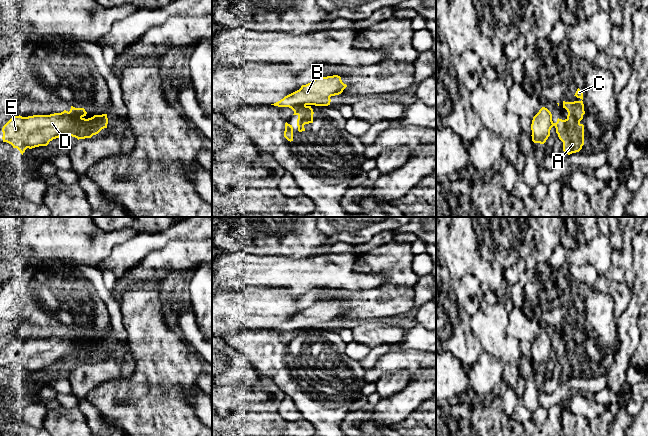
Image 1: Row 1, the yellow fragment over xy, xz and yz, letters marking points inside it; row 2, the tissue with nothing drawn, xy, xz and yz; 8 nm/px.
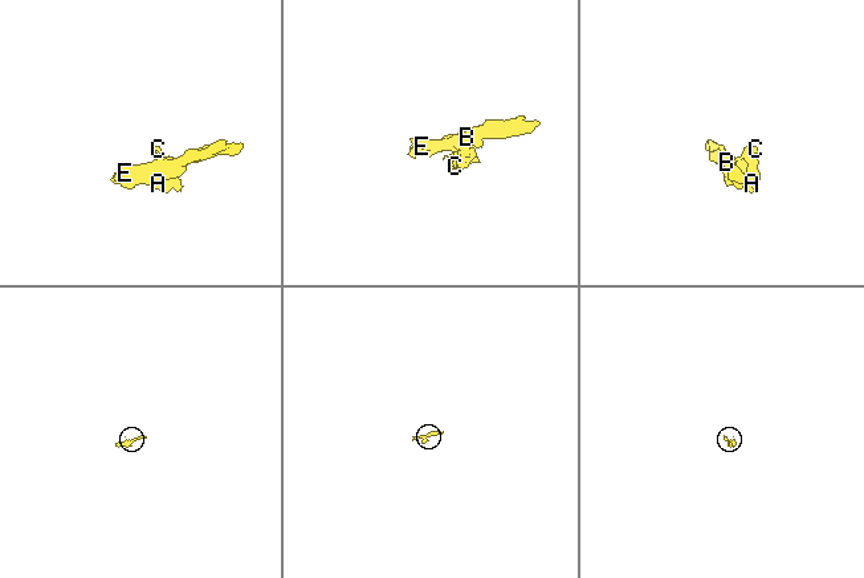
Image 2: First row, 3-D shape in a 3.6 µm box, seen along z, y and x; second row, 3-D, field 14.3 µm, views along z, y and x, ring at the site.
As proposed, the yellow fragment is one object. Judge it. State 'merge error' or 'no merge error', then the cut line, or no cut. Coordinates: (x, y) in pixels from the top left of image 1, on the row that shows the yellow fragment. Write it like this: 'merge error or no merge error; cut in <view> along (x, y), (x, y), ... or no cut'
merge error; cut in xy along (63, 111), (81, 117)

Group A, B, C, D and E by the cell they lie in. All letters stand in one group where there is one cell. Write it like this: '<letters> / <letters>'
A C / B D E

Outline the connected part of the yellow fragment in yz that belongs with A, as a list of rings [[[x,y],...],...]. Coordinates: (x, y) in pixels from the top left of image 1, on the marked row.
[[[578,88],[574,96],[581,100],[563,101],[563,108],[568,112],[567,118],[565,120],[558,118],[557,122],[553,123],[559,139],[563,142],[563,151],[568,155],[579,152],[584,145],[584,125],[580,123],[585,114],[583,93]]]

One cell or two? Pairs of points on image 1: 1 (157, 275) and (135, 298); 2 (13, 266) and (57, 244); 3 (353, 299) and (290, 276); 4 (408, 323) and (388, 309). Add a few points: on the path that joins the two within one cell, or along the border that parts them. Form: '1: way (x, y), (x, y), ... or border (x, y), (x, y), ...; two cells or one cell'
1: border (158, 281), (136, 283), (128, 289); two cells
2: border (20, 237), (21, 252), (28, 259); two cells
3: border (323, 288), (347, 290); two cells
4: border (412, 311), (406, 314), (394, 314), (387, 317); two cells

